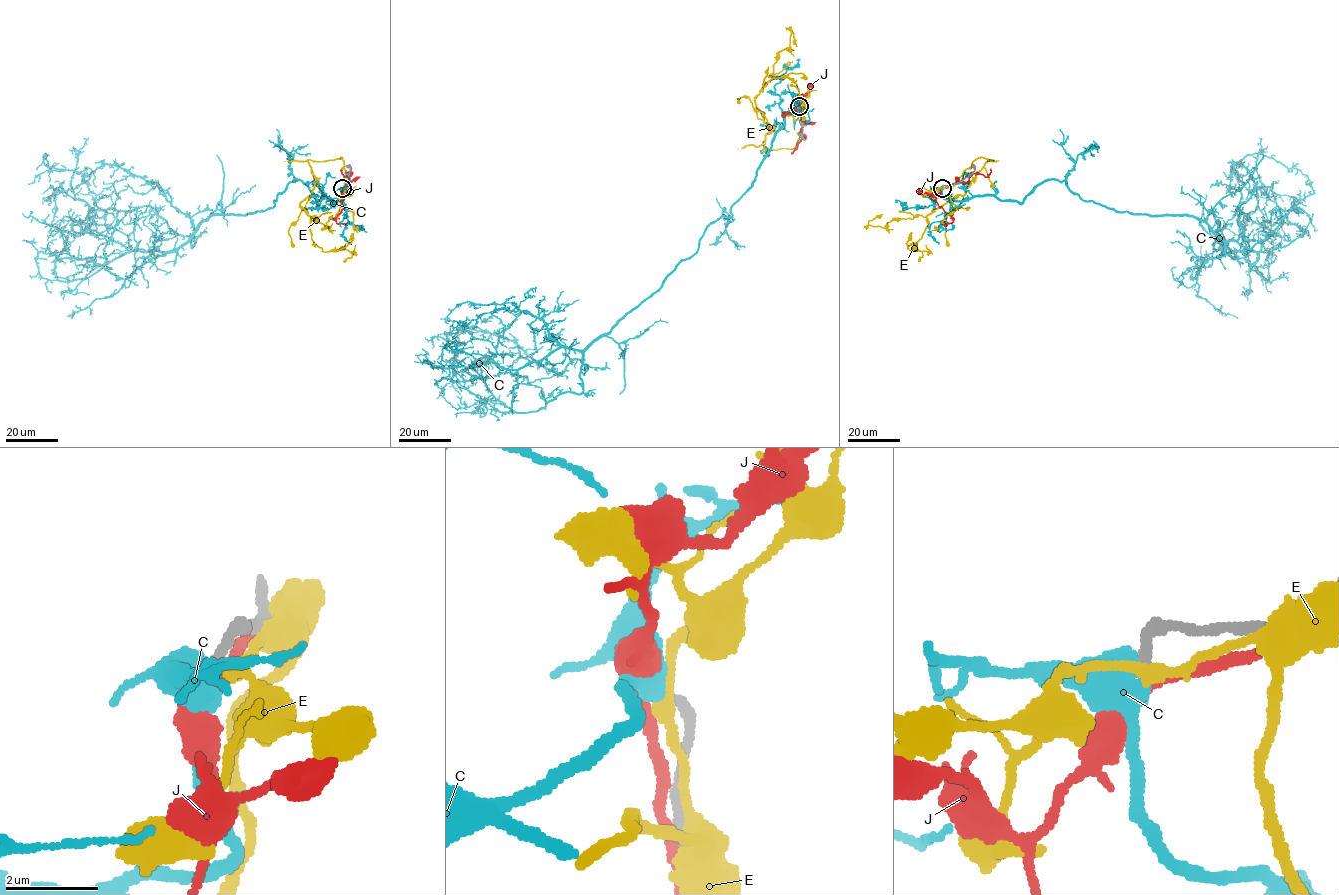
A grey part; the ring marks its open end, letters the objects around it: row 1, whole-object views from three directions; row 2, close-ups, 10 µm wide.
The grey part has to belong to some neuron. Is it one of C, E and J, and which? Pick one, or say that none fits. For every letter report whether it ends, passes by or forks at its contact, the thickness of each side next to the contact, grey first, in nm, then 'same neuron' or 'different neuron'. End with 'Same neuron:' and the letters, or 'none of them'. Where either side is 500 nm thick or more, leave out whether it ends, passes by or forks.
C: it passes by | 240/380 nm | same neuron
E: it passes by | 240/260 nm | different neuron
J: it passes by | 240/220 nm | different neuron
Same neuron: C

